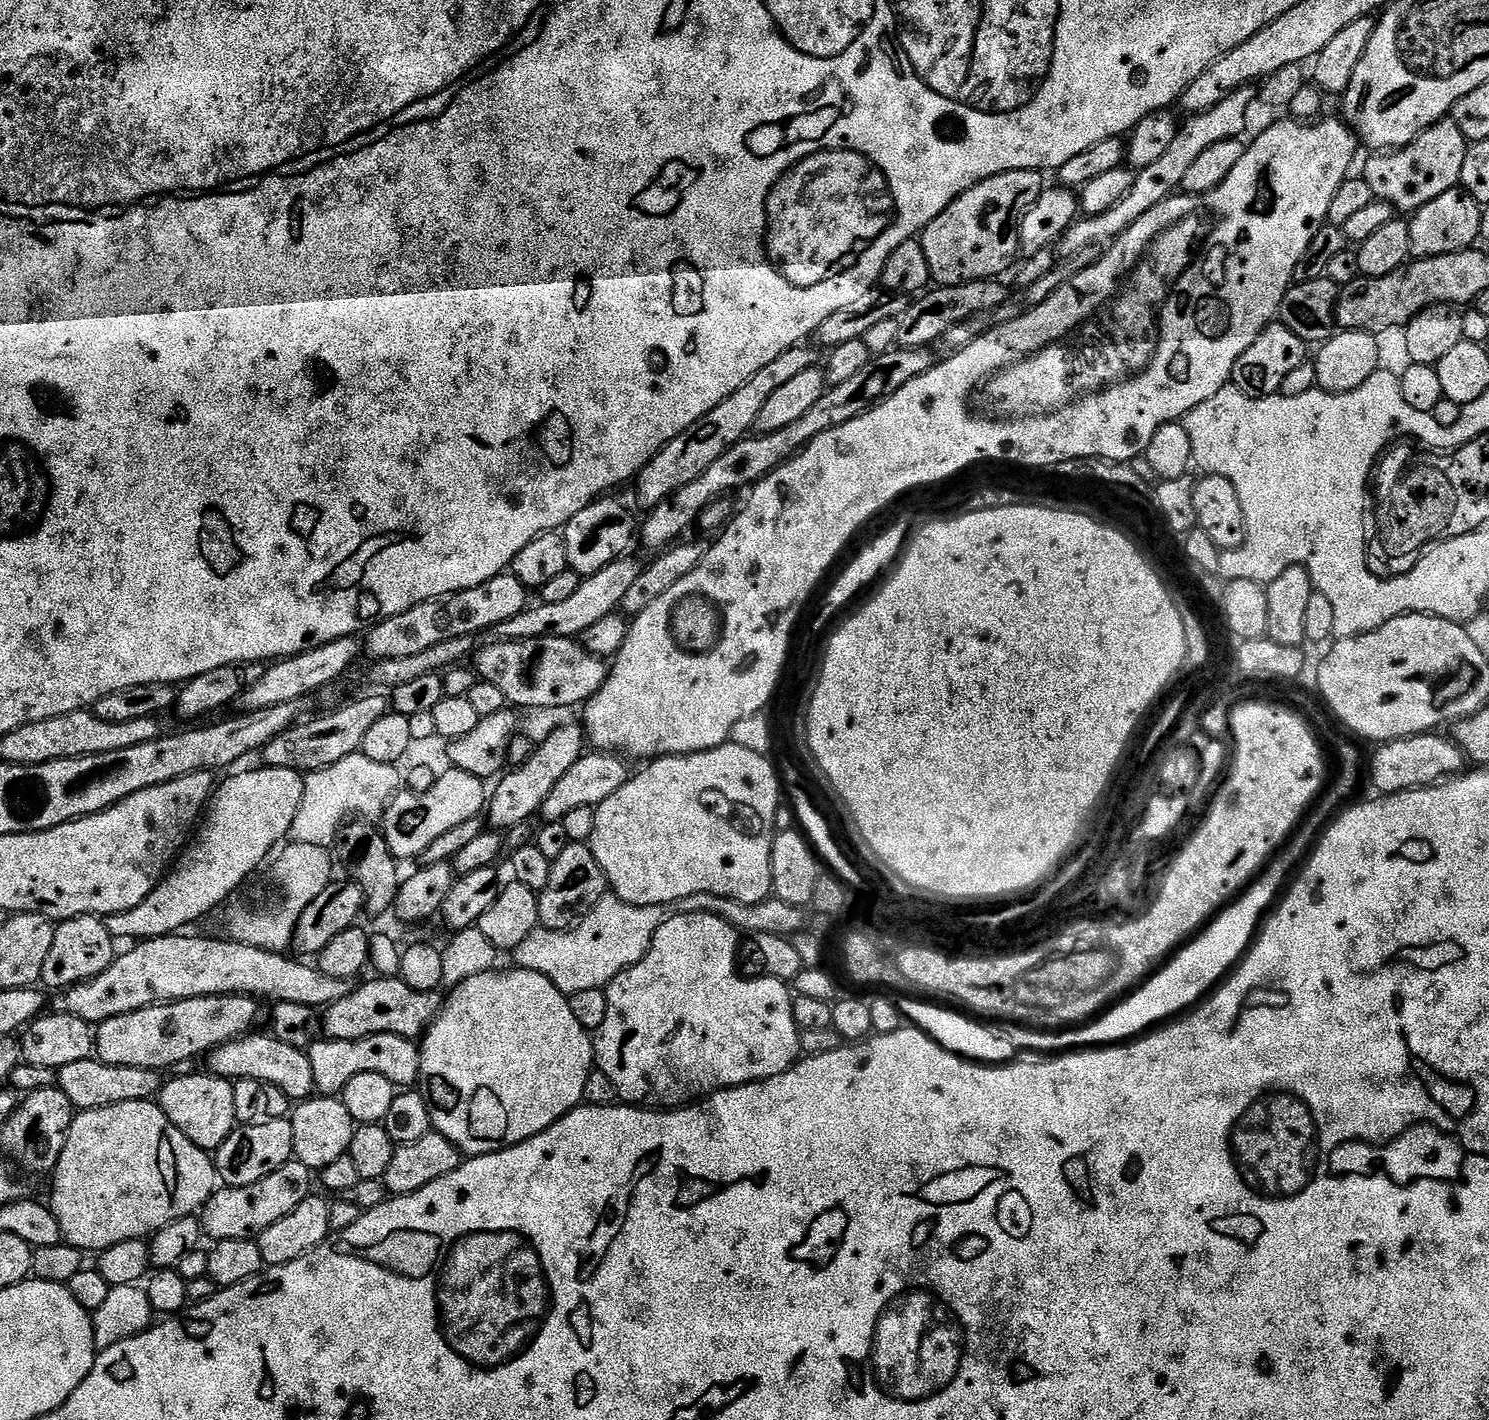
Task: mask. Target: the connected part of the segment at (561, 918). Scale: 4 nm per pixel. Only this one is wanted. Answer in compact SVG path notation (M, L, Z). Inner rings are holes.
M574 844L566 846L562 854L552 862L550 882L546 882L546 890L538 893L540 901L539 927L563 932L565 928L580 923L591 912L603 896L609 895L608 879L598 866L598 858L594 858L588 844Z

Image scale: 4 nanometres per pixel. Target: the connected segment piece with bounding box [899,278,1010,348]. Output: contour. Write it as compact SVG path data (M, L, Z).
M999 279L975 280L969 284L958 286L933 287L925 291L919 297L920 300L911 305L903 316L899 317L900 322L900 343L901 348L928 348L932 343L943 341L944 335L954 326L966 322L972 316L980 316L983 312L993 312L995 308L1008 303L1010 293L1008 288Z

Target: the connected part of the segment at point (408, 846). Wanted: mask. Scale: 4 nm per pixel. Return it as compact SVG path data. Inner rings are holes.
M449 767L433 779L430 790L414 792L400 790L392 797L382 815L384 840L396 855L397 861L412 860L423 857L425 850L436 838L442 838L446 830L470 822L470 818L480 816L486 808L485 781L481 777L463 772L461 768Z

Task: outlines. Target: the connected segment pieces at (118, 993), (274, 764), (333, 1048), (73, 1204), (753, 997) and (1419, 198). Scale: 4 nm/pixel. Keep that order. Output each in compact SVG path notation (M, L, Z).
M173 934L159 936L153 940L142 940L131 945L129 952L121 951L112 965L93 980L75 984L73 988L61 991L56 1000L55 1011L66 1016L77 1016L93 1026L104 1024L110 1018L130 1014L134 1010L149 1008L155 1004L170 1004L174 1000L193 1000L203 996L269 996L272 1002L298 1002L317 1010L326 1010L334 1002L352 993L353 985L342 978L330 978L322 974L319 967L310 965L303 959L291 960L288 954L268 952L254 946L240 944L229 938L207 940L204 936Z
M372 695L376 696L364 696L361 700L352 700L329 716L317 715L312 718L317 720L309 719L307 722L297 723L282 734L278 734L278 738L271 740L262 749L263 763L270 768L285 768L307 774L334 766L334 762L342 762L342 758L353 756L355 752L360 751L362 738L366 738L367 732L378 723L378 718L388 715L390 711L390 700L387 695Z
M374 1034L361 1040L330 1040L321 1038L307 1049L314 1066L316 1092L335 1097L343 1093L346 1082L357 1074L382 1074L401 1089L408 1090L420 1080L420 1049L417 1041L394 1034Z
M152 1100L118 1102L98 1110L77 1111L51 1180L50 1207L58 1218L58 1226L62 1226L63 1243L85 1254L105 1252L110 1246L118 1246L118 1242L151 1238L178 1218L197 1215L218 1188L213 1157L194 1146L194 1142L166 1118L159 1103Z
M709 912L669 916L667 922L654 934L648 953L637 964L630 966L625 972L619 972L608 983L606 1022L602 1022L602 1026L594 1033L594 1064L599 1072L606 1074L606 1078L610 1078L610 1082L614 1082L616 1095L625 1105L643 1106L649 1110L675 1110L693 1102L699 1102L711 1096L712 1093L722 1092L726 1088L737 1088L743 1084L753 1084L759 1080L774 1078L796 1063L801 1055L801 1030L794 1022L793 993L785 981L767 974L756 974L753 980L743 980L740 977L741 965L738 963L738 953L741 948L741 933L720 916Z
M1451 118L1439 120L1437 124L1432 124L1422 134L1418 134L1418 138L1406 145L1405 148L1397 148L1395 150L1384 150L1379 154L1372 154L1372 157L1364 164L1364 172L1362 178L1370 186L1370 190L1374 190L1377 200L1384 200L1387 204L1392 205L1393 209L1400 208L1404 214L1414 214L1422 206L1426 206L1426 202L1434 202L1434 198L1438 198L1442 194L1446 194L1446 190L1457 187L1462 178L1462 166L1466 166L1466 154L1470 147L1470 142L1462 134L1462 130Z

